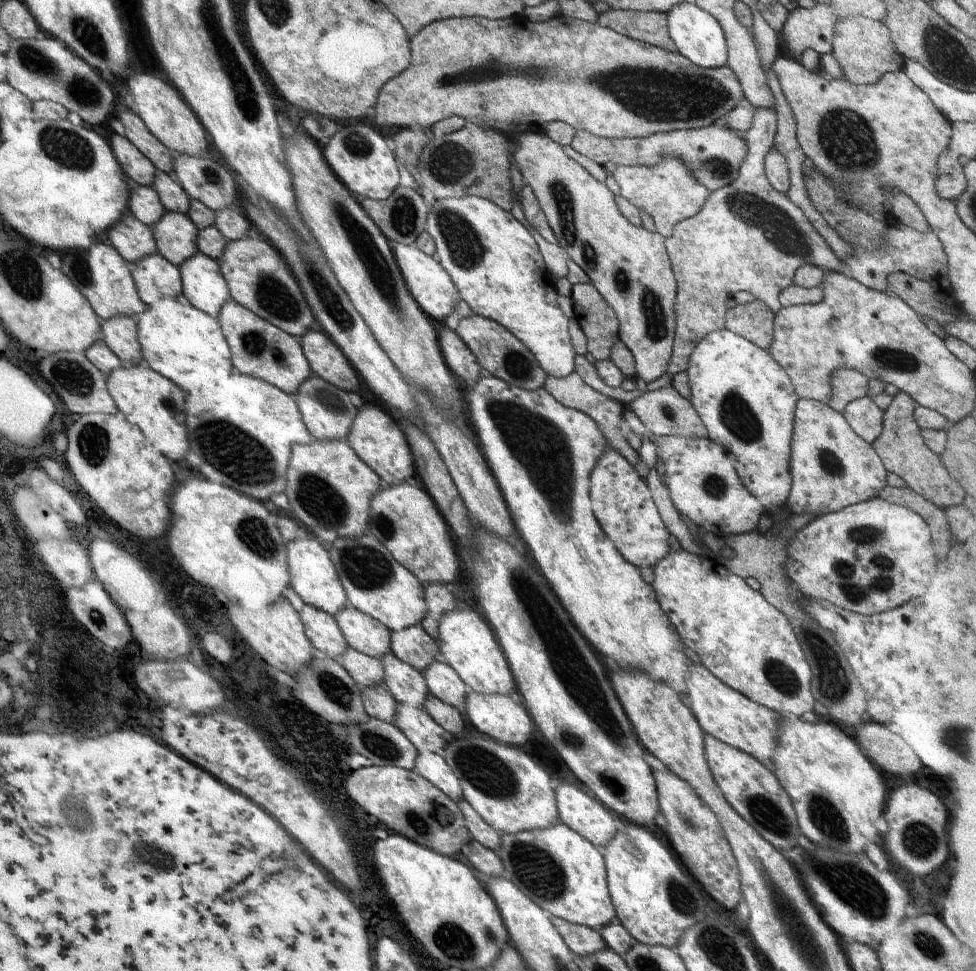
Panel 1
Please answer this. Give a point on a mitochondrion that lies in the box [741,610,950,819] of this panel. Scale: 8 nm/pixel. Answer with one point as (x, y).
(833, 684)

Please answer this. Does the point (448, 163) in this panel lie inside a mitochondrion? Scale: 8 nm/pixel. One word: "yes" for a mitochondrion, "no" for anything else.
yes

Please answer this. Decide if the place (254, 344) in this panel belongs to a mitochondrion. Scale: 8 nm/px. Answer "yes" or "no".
yes

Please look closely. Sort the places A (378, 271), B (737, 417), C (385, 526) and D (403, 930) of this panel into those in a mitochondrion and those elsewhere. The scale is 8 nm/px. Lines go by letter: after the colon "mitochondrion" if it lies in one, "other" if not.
A: mitochondrion
B: mitochondrion
C: mitochondrion
D: other

